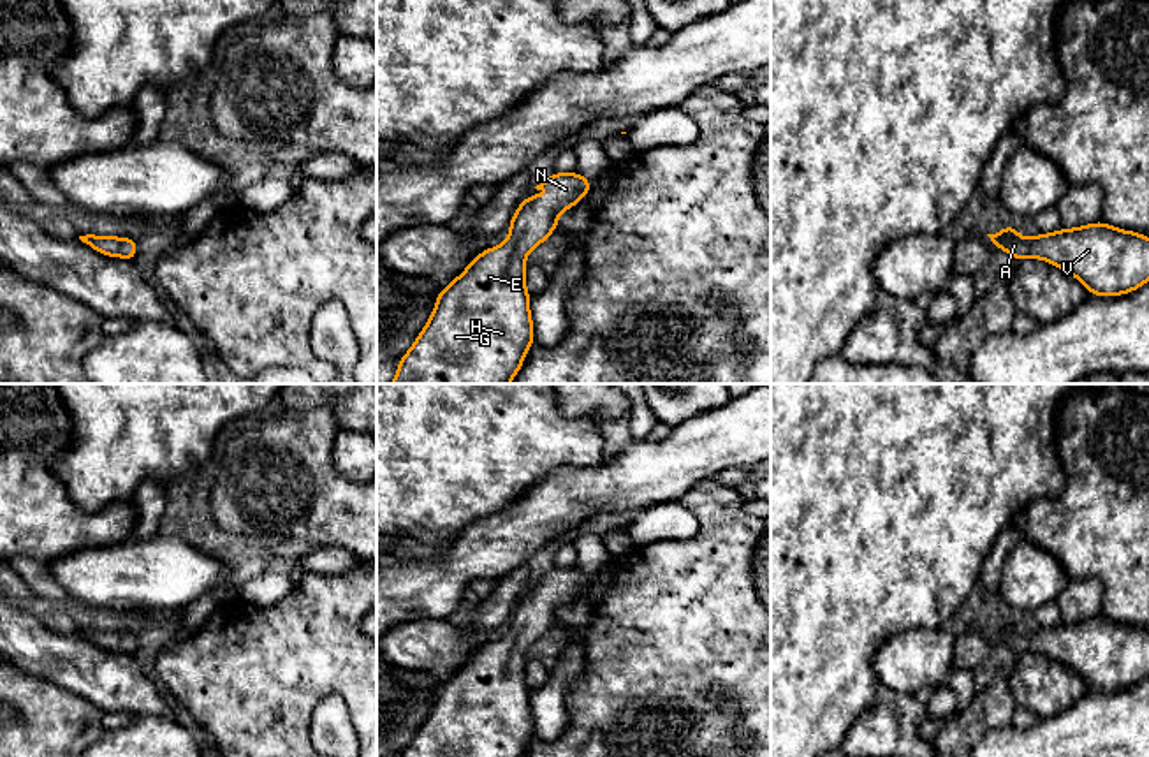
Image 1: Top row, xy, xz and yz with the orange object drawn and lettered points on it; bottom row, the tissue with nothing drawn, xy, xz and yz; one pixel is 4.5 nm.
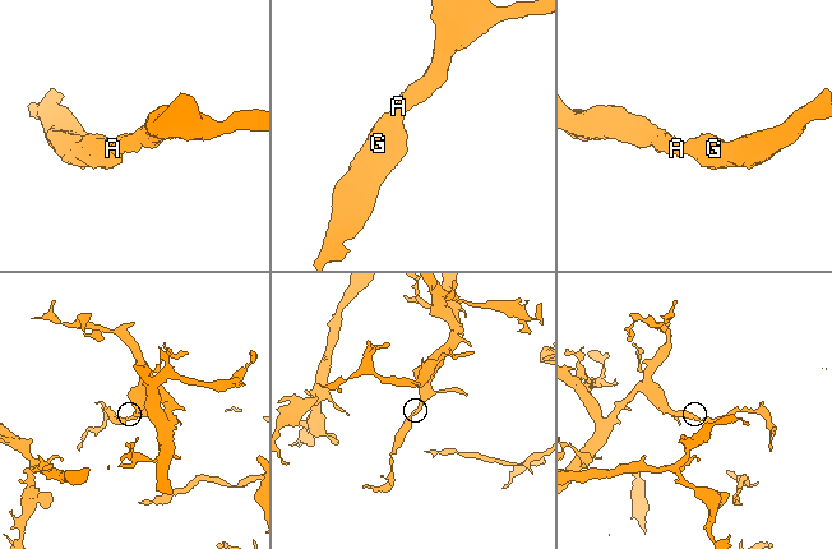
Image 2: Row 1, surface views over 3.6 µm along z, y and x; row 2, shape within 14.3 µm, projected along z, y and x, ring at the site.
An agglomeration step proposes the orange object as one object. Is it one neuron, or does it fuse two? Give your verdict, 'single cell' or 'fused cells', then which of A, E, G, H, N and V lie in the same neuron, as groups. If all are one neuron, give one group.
single cell; groups A E G H N V

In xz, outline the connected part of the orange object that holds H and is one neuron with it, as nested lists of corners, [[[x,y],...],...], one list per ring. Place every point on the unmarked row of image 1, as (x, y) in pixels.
[[[577,565],[553,567],[535,581],[554,584],[549,593],[528,590],[510,614],[503,639],[486,643],[468,662],[440,683],[433,708],[410,745],[399,757],[523,757],[535,738],[530,708],[530,687],[524,680],[524,651],[558,623],[558,609],[574,602],[589,584],[591,576]]]

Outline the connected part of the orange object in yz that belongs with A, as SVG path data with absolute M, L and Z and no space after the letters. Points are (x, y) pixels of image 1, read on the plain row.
M1105 616L1077 623L1061 621L1036 632L1019 630L1015 618L1010 618L987 630L1017 657L1035 651L1068 665L1089 688L1114 692L1149 676L1149 630Z

